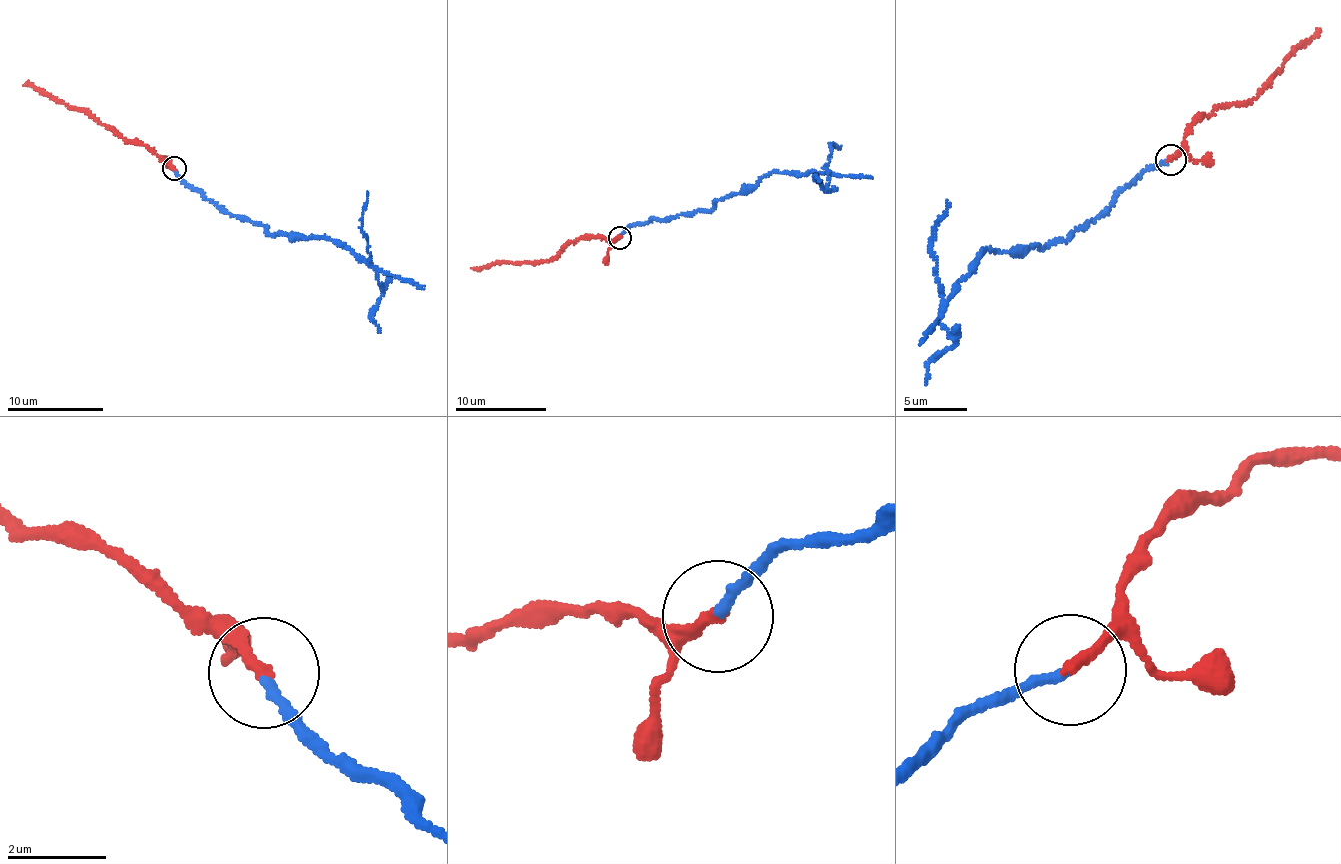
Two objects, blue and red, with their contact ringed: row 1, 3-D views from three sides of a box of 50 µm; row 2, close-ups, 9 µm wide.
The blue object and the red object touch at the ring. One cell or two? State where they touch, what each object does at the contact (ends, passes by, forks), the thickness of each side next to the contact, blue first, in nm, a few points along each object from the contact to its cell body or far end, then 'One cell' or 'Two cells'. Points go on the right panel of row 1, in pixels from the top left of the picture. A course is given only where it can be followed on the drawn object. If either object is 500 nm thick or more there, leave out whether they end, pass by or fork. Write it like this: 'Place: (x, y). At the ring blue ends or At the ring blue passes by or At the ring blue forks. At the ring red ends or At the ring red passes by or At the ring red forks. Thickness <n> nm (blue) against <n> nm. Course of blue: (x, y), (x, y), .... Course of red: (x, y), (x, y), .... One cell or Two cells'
Place: (1171, 159). At the ring blue ends. At the ring red ends. Thickness 180 nm (blue) against 240 nm. Course of blue: (1171, 160), (1141, 174), (1067, 239), (1026, 253), (985, 251), (945, 300), (932, 227), (946, 200). Course of red: (1171, 160), (1200, 117), (1253, 99), (1286, 60), (1318, 33). Two cells

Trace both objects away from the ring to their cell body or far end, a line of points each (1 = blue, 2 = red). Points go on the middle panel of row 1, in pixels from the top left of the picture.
1: (620, 238), (633, 225), (709, 210), (773, 172), (825, 171), (830, 146), (841, 145)
2: (620, 238), (580, 237), (548, 260), (529, 263), (504, 262), (471, 268)

